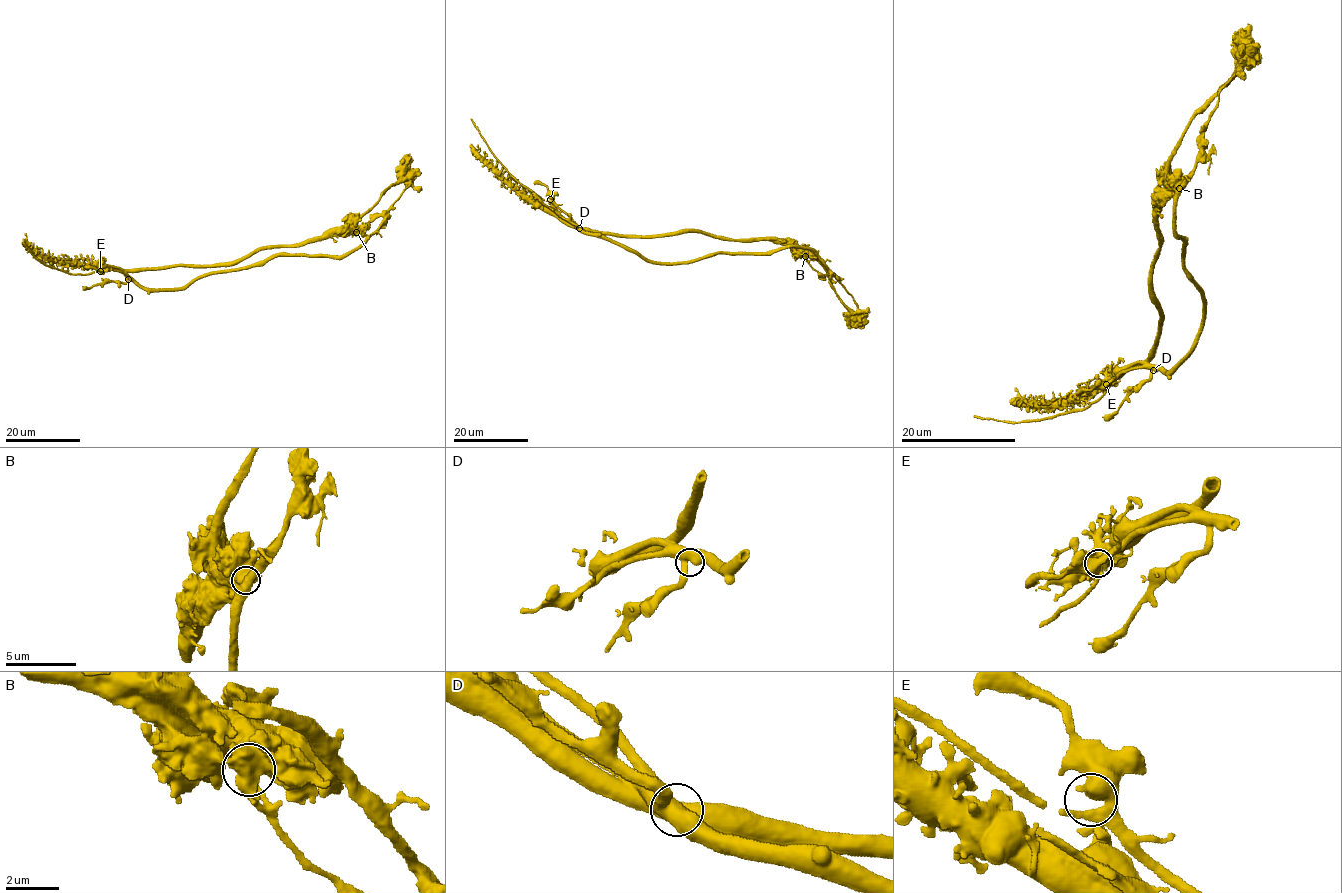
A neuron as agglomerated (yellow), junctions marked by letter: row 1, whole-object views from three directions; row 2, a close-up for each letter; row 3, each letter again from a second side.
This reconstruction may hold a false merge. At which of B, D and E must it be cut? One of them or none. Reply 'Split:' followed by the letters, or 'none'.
Split: B

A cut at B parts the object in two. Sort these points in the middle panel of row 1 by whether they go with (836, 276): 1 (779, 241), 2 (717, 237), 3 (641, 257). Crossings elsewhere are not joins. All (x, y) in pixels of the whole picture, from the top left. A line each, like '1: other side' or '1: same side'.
1: other side
2: other side
3: same side

